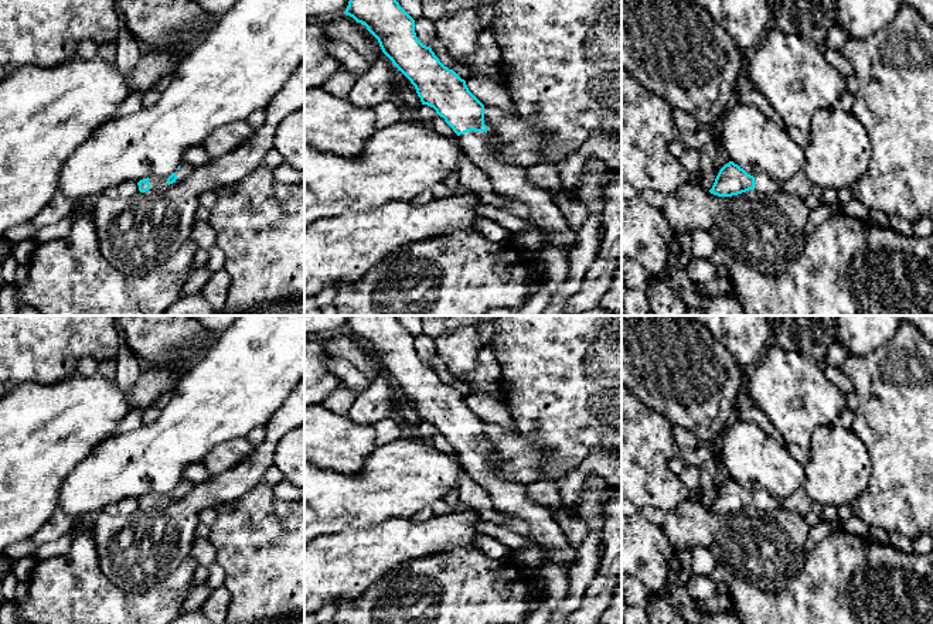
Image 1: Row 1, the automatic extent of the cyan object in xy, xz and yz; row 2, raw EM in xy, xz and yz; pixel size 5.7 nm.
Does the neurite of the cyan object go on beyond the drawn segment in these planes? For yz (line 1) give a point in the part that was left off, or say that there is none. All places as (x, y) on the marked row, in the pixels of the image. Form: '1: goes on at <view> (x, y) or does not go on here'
1: goes on at yz (763, 184)

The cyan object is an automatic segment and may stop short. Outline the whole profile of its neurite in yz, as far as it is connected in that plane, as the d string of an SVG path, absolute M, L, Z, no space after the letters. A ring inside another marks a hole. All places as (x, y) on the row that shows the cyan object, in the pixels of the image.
M733 161L725 164L709 190L718 197L732 197L749 190L756 190L762 194L772 194L782 190L783 183L767 175L750 175Z

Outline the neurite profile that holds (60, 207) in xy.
M57 191L51 201L41 209L41 212L33 218L34 232L31 239L37 239L37 233L41 228L57 224L62 218L71 215L75 209L75 202L67 198L61 191Z

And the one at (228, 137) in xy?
M245 122L224 125L214 130L202 143L202 149L212 157L221 157L236 150L252 136L253 129Z

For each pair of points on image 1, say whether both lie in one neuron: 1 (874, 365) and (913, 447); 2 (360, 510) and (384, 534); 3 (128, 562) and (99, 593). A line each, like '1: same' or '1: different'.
1: same
2: different
3: different

